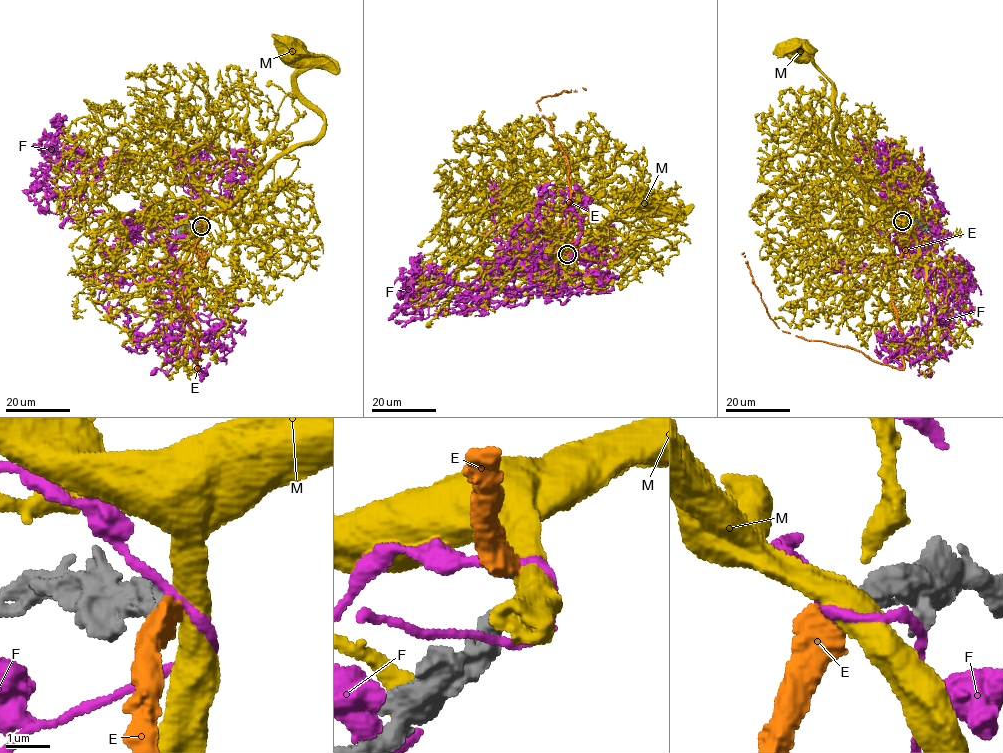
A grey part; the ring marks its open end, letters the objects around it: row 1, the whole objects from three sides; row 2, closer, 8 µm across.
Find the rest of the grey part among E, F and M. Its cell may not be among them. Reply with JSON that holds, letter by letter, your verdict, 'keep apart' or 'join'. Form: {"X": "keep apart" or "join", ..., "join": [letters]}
{"E": "join", "F": "keep apart", "M": "keep apart", "join": ["E"]}

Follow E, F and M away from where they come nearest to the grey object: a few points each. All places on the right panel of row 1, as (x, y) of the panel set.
E: (903, 220), (899, 232), (903, 251), (891, 300), (902, 337), (902, 369), (782, 331), (768, 315), (744, 252)
F: (902, 220), (932, 245), (921, 323), (931, 331), (915, 353), (876, 345)
M: (903, 220), (871, 195), (837, 148), (833, 138), (833, 82), (807, 57), (801, 45), (796, 48)

